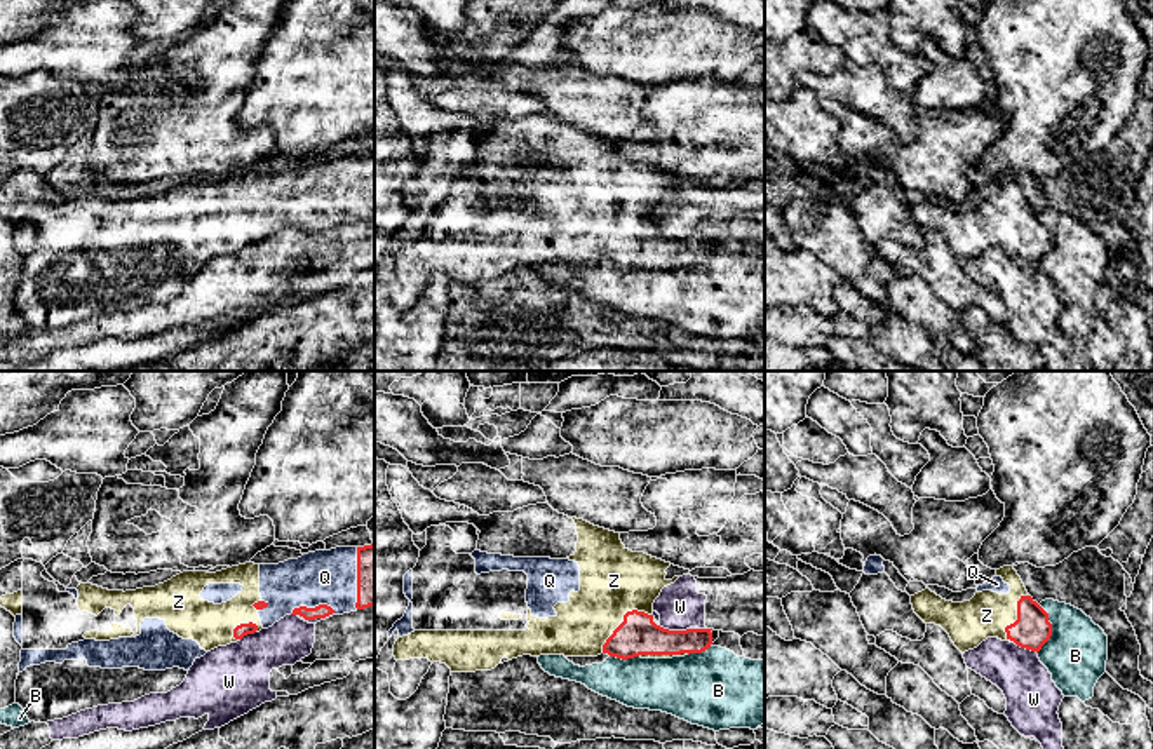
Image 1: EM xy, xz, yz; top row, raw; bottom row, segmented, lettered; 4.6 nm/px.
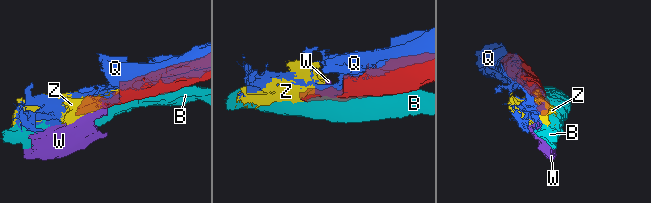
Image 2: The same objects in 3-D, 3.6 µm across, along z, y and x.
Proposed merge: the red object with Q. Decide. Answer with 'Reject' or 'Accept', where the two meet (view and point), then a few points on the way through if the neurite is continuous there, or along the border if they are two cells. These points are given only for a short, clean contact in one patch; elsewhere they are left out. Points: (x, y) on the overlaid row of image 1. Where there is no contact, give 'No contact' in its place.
Reject. Touches red at xy (312, 608)

